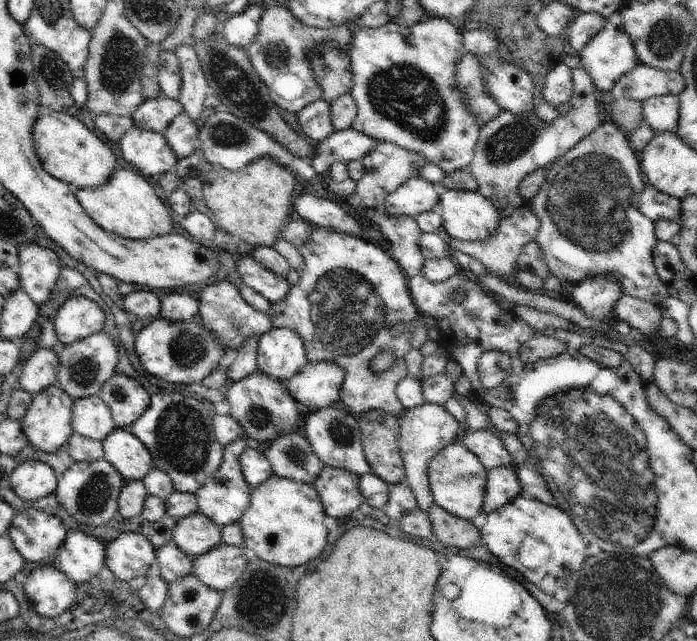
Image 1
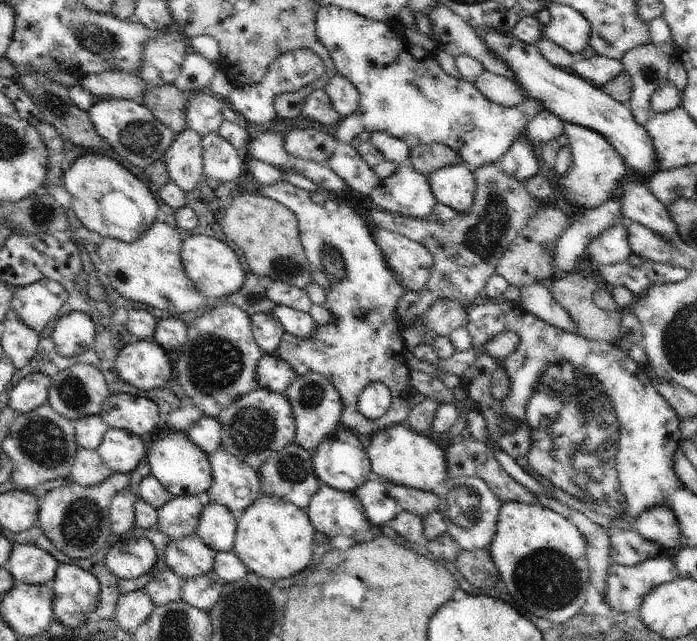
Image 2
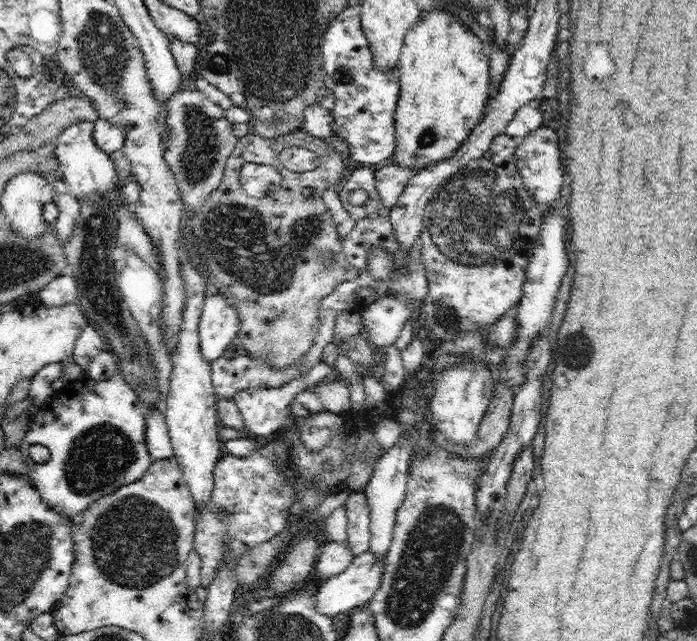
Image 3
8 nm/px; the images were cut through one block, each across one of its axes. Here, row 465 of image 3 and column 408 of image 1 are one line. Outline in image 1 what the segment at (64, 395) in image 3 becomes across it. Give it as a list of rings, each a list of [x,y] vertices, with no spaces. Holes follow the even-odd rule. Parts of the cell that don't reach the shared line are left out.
[[[438,17],[420,20],[409,28],[391,21],[378,28],[360,27],[352,30],[352,38],[349,57],[354,84],[349,93],[356,102],[358,114],[351,127],[375,141],[393,142],[418,152],[446,174],[468,167],[481,128],[478,128],[472,112],[468,112],[464,92],[460,92],[456,84],[456,66],[467,53],[463,33],[449,19]]]

